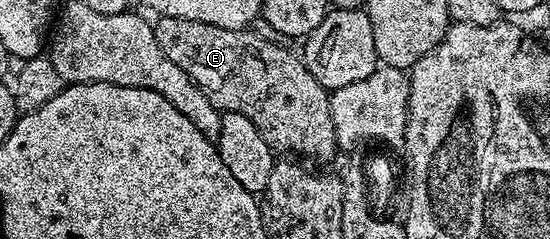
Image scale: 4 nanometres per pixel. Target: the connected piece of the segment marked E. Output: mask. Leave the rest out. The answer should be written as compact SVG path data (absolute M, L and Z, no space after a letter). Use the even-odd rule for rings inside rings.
M159 16L155 20L158 45L162 45L162 53L182 69L206 93L210 105L214 105L220 112L233 111L247 117L254 129L262 133L262 141L272 147L276 153L291 153L296 157L316 163L328 163L338 155L336 134L334 133L334 117L330 117L329 91L306 69L303 58L299 54L291 55L284 45L274 41L266 41L259 30L222 29L202 21L186 21L182 17Z

